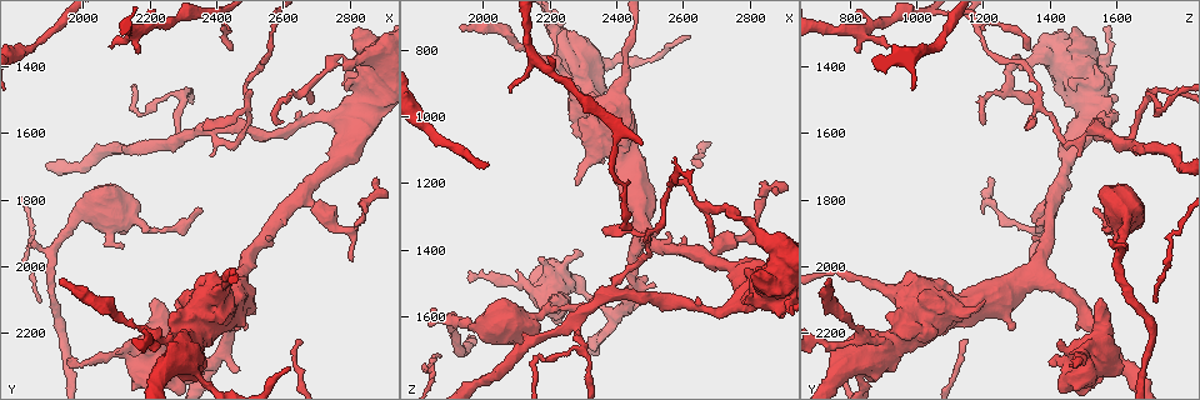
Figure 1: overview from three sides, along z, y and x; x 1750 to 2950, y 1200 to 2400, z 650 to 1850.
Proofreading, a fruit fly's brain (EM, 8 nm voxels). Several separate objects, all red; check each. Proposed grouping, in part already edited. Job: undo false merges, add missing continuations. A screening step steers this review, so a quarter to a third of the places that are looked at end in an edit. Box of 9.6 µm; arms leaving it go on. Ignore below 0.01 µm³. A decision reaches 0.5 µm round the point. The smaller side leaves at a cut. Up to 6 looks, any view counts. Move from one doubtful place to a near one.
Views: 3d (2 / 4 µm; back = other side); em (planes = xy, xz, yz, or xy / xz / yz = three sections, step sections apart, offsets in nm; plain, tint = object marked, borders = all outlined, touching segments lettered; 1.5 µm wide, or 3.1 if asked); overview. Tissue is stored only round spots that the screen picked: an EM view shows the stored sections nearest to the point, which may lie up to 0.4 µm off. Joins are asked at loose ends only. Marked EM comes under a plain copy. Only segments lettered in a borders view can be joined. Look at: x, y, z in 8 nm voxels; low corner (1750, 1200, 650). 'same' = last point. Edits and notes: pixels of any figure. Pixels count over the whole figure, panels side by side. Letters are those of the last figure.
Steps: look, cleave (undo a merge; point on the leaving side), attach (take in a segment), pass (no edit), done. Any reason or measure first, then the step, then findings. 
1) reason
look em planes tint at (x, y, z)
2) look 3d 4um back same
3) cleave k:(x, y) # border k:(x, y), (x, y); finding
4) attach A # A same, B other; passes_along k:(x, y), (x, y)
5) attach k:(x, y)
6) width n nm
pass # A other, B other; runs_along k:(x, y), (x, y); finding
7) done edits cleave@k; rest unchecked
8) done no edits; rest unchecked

an open end
look em yz step 8 tint at (2190, 2220, 1430)

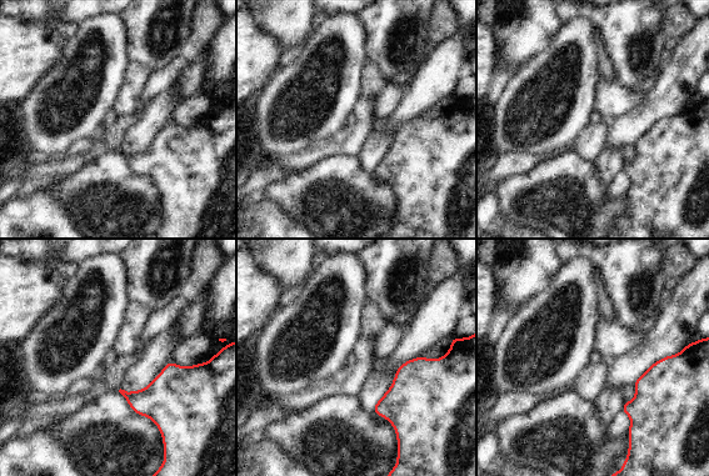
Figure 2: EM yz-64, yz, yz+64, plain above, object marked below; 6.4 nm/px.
look em planes borders same

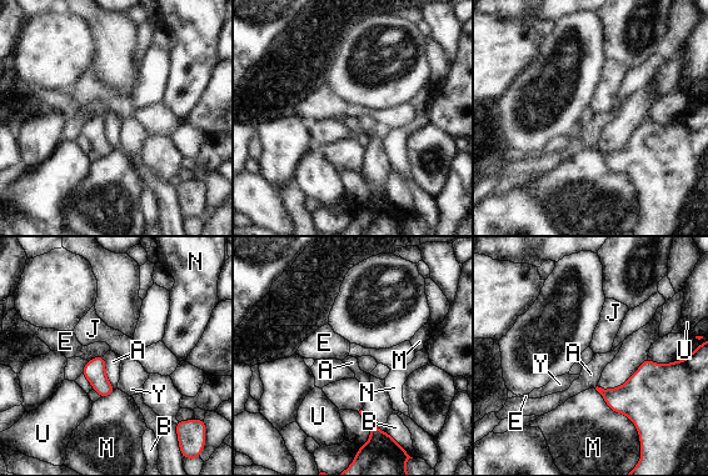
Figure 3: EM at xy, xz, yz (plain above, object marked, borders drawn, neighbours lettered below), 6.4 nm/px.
pass # A other, B other, E other, J other, M other, N other, U other, Y other; border 3:(103, 356), (106, 379), (115, 389); no lettered segment goes on from it

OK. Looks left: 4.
an open end
look em yz step 8 borders at (2470, 2310, 1570)

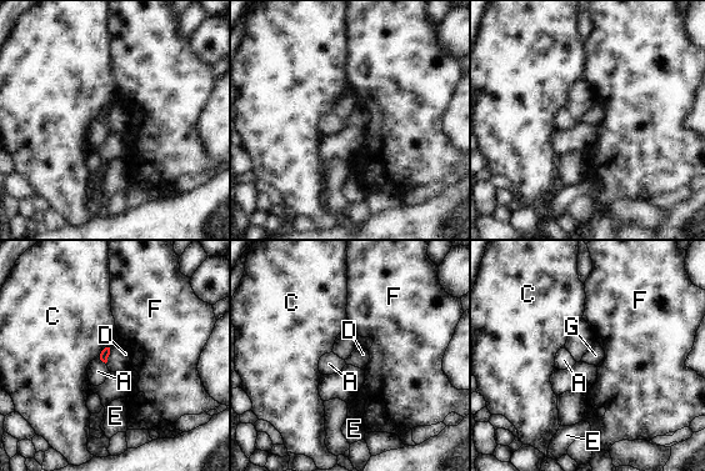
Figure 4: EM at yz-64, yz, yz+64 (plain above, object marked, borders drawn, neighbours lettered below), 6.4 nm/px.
another direction
look em planes borders same

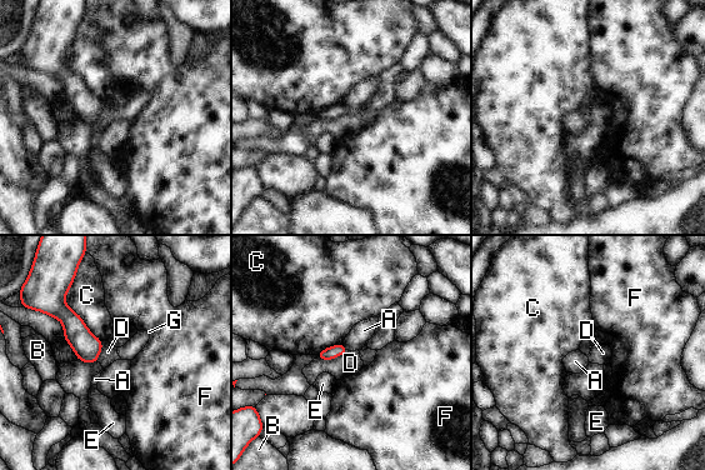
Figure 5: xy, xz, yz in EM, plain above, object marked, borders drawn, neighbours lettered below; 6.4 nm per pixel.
pass # A other, B other, C other, D other, E other, F other, G other; border 5:(348, 350), (331, 359), (316, 358); none of them fits

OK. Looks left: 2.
look em planes borders at (2150, 1530, 1750)

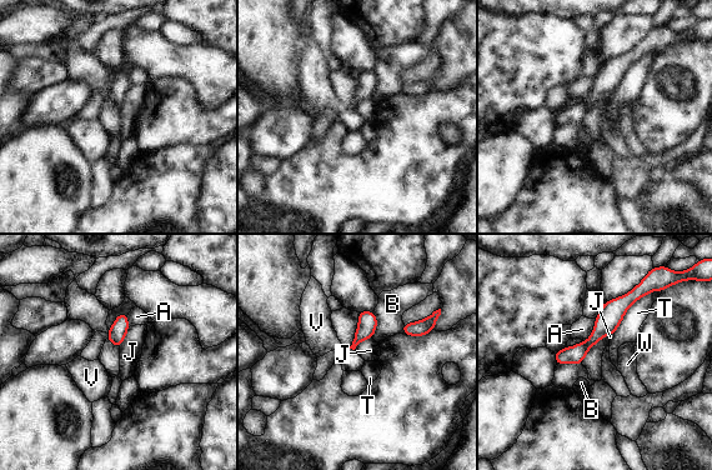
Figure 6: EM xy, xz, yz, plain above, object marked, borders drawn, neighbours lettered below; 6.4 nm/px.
pass # A other, B other, J other, T other, V other, W other; border 6:(613, 333), (603, 335), (581, 363); continuous, no second neuron

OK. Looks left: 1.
done no edits; rest unchecked

